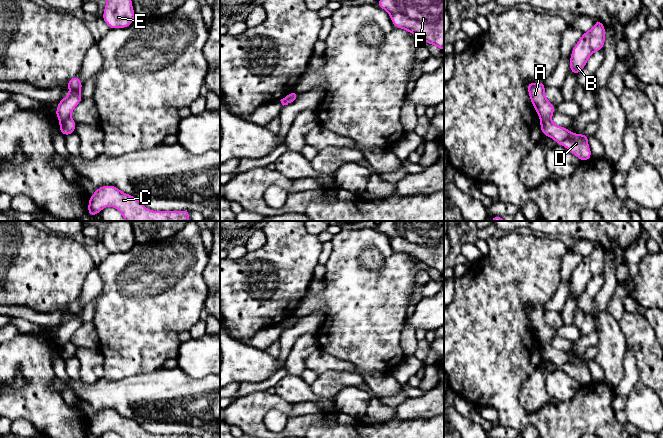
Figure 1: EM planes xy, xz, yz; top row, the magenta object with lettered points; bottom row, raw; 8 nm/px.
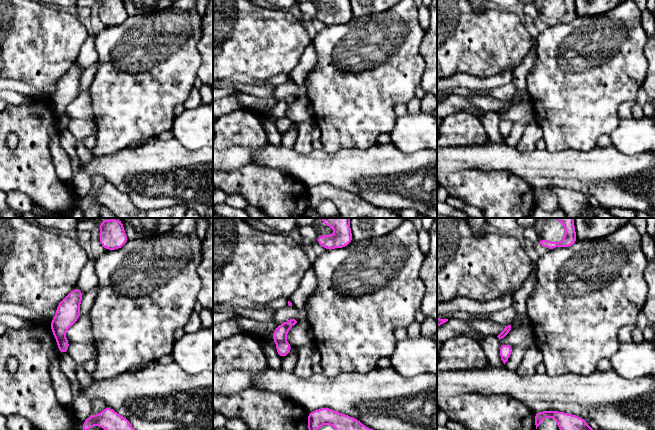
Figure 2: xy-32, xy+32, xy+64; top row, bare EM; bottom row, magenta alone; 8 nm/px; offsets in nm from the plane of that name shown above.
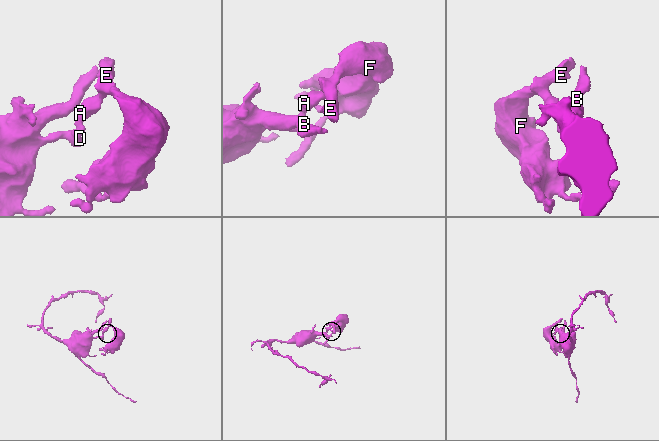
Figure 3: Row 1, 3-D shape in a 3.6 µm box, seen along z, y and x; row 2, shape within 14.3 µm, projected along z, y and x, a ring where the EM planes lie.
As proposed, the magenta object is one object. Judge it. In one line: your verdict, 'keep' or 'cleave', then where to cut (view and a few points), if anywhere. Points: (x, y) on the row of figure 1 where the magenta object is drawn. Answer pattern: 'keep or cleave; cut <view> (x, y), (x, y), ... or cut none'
cleave; cut yz (540, 117), (550, 119)

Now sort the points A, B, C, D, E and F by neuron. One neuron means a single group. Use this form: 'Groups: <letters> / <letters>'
Groups: A C E F / B D

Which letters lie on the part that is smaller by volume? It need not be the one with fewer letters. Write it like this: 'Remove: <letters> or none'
Remove: A, C, E, F

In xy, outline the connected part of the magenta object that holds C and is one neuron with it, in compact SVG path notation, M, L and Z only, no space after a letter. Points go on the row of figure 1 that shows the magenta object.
M105 185L96 189L89 198L87 213L90 217L93 217L108 206L116 208L125 221L190 221L191 211L189 210L148 210L134 196L126 194L112 185Z

